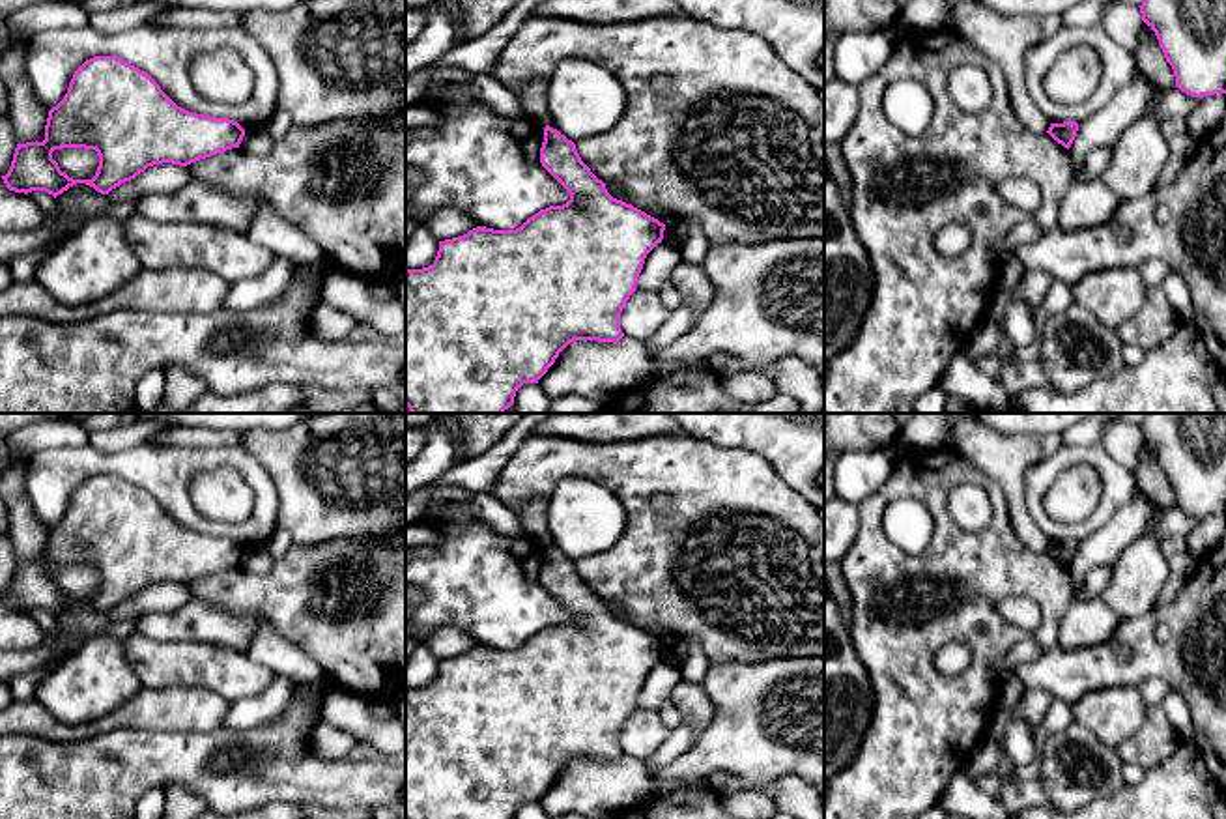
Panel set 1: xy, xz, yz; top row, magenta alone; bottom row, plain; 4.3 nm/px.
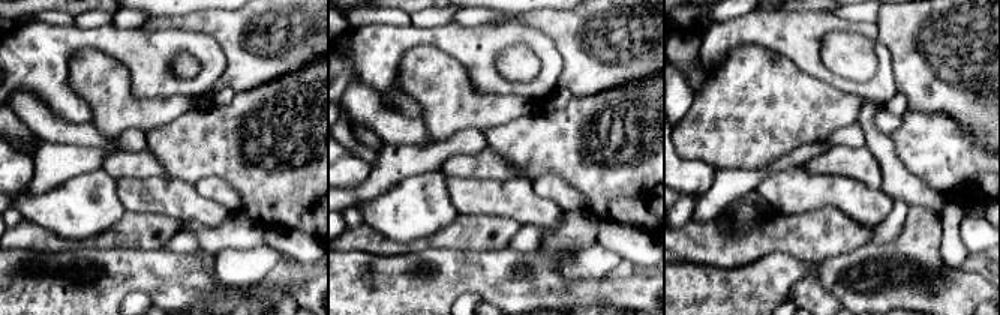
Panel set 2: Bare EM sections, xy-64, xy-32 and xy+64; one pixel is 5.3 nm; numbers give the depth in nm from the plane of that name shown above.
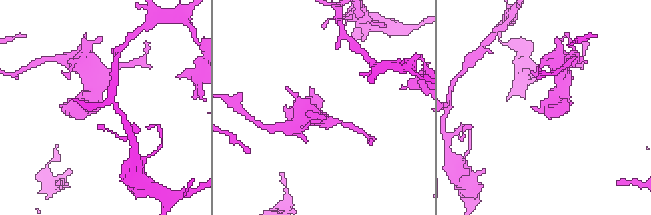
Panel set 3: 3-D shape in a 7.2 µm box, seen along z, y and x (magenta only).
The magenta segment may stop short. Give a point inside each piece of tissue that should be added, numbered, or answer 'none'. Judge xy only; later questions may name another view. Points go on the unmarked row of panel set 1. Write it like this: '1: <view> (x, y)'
none

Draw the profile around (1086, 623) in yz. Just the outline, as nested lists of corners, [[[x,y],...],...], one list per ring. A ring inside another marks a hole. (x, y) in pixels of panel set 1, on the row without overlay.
[[[1101,596],[1073,600],[1062,617],[1058,645],[1063,649],[1093,647],[1116,639],[1121,617]]]

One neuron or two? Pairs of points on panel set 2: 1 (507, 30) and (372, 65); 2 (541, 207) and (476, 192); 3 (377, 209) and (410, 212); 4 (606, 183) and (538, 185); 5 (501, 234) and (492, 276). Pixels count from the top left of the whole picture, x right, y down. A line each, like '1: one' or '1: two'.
1: one
2: one
3: one
4: two
5: two

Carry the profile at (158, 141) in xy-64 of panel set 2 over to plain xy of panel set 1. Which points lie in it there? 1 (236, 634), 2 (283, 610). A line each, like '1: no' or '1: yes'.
1: no
2: yes

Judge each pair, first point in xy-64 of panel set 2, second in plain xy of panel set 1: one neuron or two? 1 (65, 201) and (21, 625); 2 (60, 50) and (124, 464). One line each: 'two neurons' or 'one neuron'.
1: one neuron
2: one neuron

